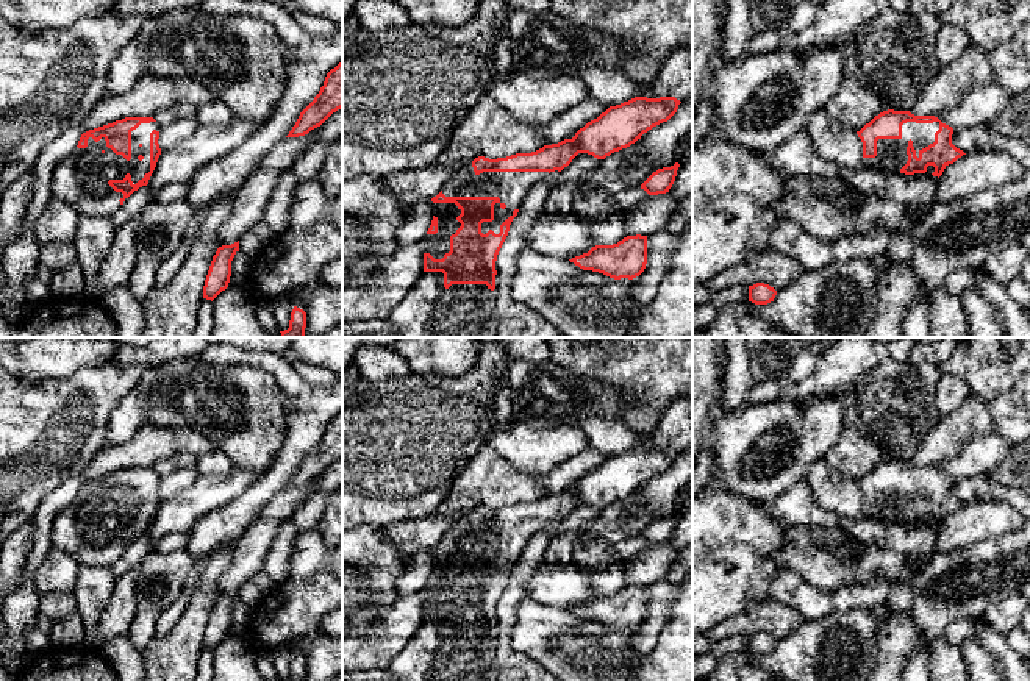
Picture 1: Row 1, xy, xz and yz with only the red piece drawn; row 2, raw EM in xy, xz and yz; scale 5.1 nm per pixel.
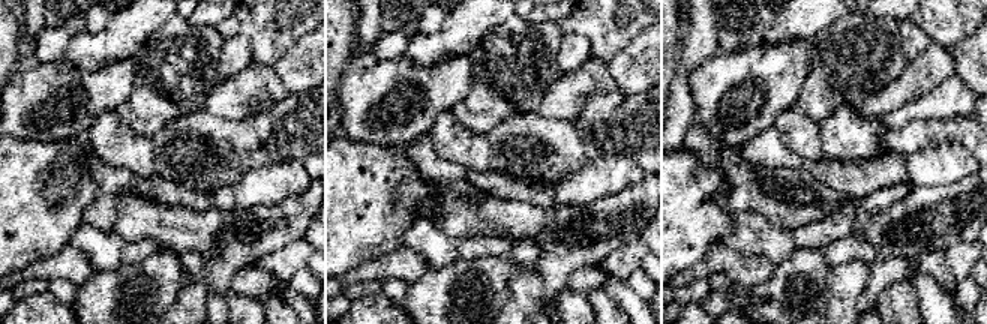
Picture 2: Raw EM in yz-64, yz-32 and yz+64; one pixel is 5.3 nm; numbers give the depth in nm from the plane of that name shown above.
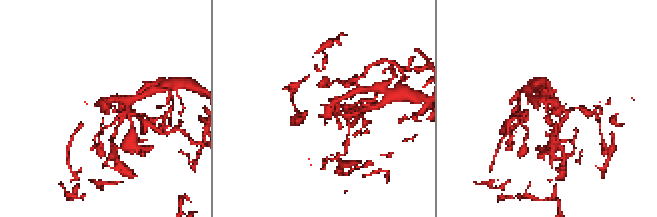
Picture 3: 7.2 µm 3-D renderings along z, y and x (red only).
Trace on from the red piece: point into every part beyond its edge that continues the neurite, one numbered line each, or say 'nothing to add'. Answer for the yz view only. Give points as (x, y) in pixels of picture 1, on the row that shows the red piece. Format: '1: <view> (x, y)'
1: yz (891, 153)

